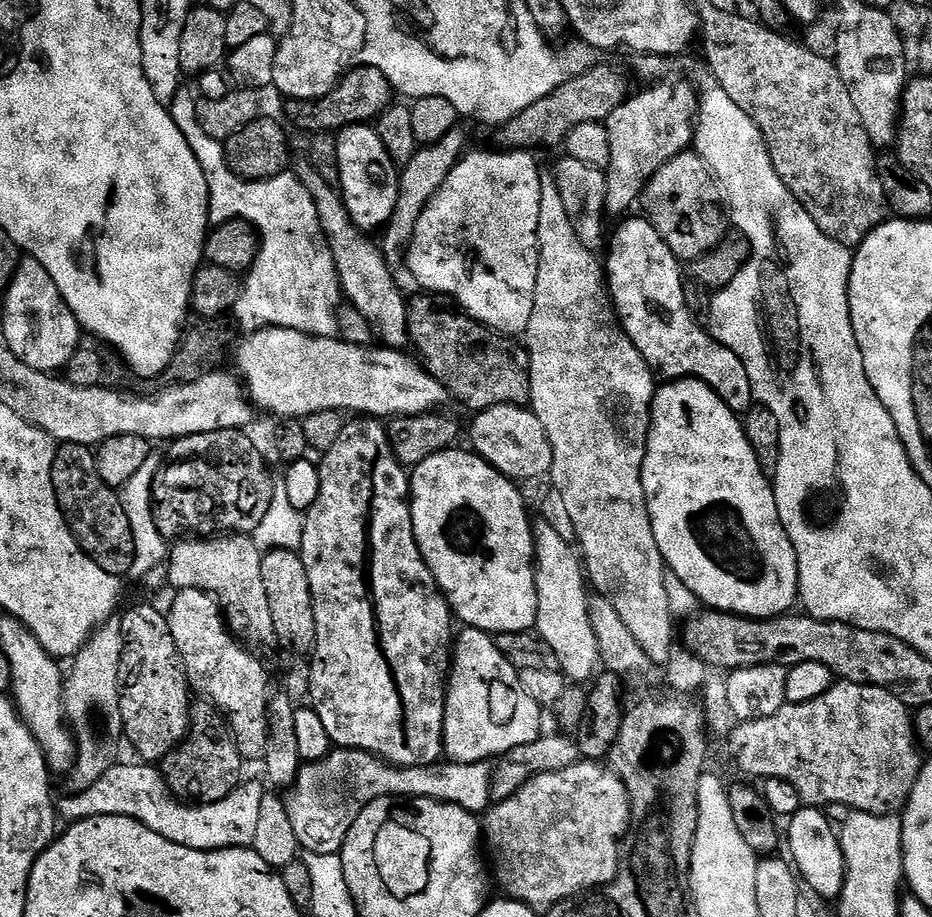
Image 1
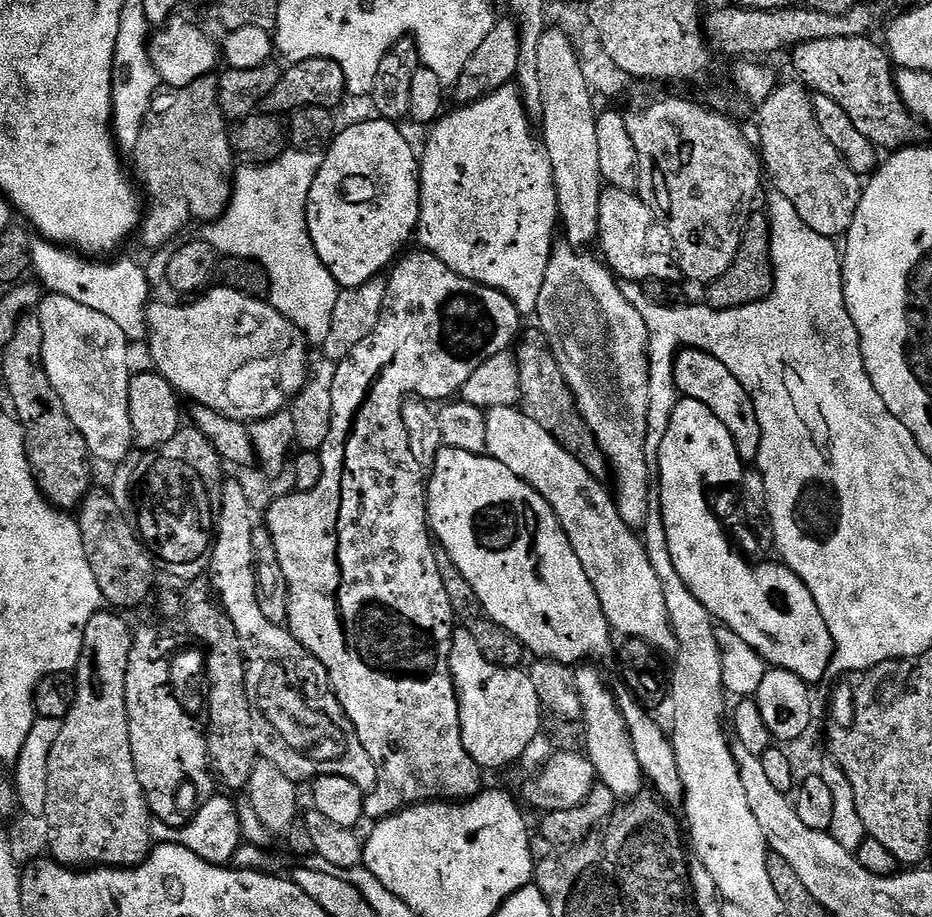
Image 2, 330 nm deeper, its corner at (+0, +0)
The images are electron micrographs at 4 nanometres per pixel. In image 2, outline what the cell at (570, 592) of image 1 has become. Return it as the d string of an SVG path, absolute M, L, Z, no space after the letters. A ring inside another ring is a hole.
M580 666L575 669L578 698L582 698L582 721L589 742L586 755L594 766L597 781L608 787L616 797L639 796L645 789L646 781L644 771L638 766L638 758L634 758L634 746L622 718L620 701L617 693L608 689L603 674L592 667L596 666Z

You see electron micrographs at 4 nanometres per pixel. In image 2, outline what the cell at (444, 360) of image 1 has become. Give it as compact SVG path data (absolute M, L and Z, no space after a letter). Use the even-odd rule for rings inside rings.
M532 326L527 332L528 329L519 337L514 348L520 383L519 407L530 418L534 418L534 422L538 422L538 426L542 426L542 430L551 434L567 452L578 458L578 462L586 466L586 470L595 480L607 481L610 469L606 454L598 446L590 426L586 426L566 378L562 378L562 370L550 350L546 334L536 326Z

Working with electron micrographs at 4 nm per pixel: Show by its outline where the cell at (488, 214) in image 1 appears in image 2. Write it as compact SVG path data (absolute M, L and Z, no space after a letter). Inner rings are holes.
M515 87L499 88L494 94L455 110L441 115L431 125L428 145L424 152L422 148L419 247L434 254L434 258L442 258L454 274L502 290L521 317L531 317L538 306L538 294L542 294L542 282L546 282L546 266L550 266L560 218L548 151L537 133L532 133L533 121Z

